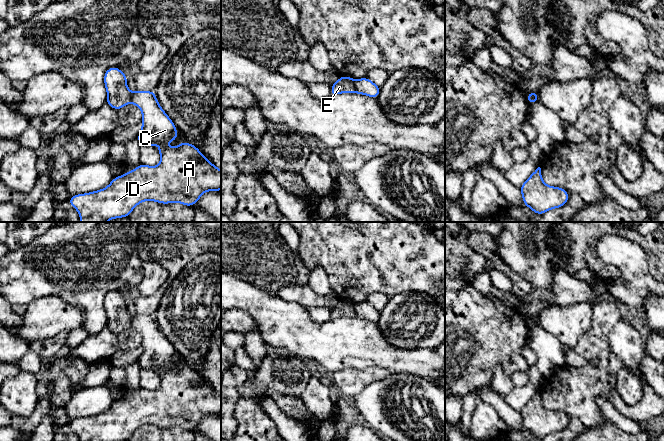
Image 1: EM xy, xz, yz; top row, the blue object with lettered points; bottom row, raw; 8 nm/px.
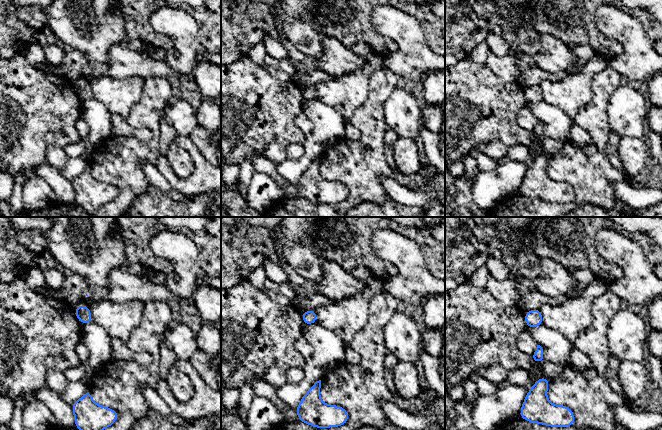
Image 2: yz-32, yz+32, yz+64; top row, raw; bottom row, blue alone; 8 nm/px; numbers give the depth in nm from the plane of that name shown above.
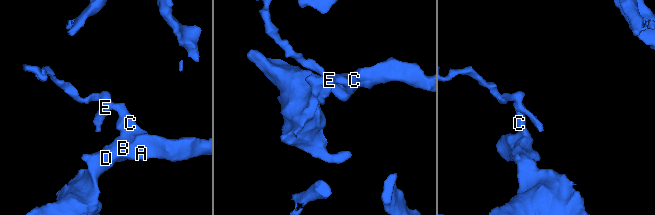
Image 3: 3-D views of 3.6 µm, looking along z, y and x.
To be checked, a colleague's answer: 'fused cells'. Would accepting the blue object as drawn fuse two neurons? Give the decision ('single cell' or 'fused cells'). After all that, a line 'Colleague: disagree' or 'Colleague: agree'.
fused cells
Colleague: agree

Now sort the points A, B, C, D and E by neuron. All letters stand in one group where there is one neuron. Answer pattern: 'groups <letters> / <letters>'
groups A B C D / E

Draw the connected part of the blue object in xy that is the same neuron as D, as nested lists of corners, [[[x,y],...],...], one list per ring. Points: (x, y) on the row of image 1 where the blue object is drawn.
[[[181,142],[177,148],[155,148],[161,156],[157,166],[140,163],[136,169],[114,177],[106,188],[69,198],[69,204],[79,212],[80,222],[107,222],[130,217],[135,206],[146,200],[162,204],[179,202],[191,207],[198,203],[203,193],[221,190],[221,170],[213,165],[198,147]]]

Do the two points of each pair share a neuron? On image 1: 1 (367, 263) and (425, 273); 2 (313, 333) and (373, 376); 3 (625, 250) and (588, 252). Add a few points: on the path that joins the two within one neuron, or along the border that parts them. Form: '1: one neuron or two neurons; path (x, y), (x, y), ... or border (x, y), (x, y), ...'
1: one neuron; path (381, 263), (411, 263)
2: two neurons; border (340, 369), (366, 369), (372, 366), (388, 369)
3: two neurons; border (606, 233), (599, 238), (596, 253), (611, 266)

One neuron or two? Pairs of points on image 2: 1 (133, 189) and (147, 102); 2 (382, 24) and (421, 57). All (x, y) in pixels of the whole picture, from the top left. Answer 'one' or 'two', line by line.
1: one
2: one

